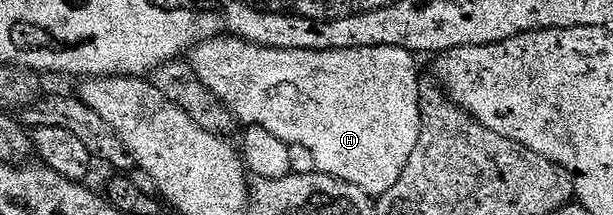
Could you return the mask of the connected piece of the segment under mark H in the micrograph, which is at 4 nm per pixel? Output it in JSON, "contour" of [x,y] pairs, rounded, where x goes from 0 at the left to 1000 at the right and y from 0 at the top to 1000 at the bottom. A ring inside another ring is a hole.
{"contour":[[[364,167],[346,177],[339,195],[315,219],[308,270],[312,307],[308,321],[316,358],[330,381],[344,451],[361,488],[364,474],[395,563],[396,591],[423,586],[431,595],[431,614],[444,614],[444,633],[463,651],[475,688],[486,693],[488,679],[489,693],[501,698],[507,744],[520,772],[514,777],[527,814],[586,865],[600,907],[630,902],[633,874],[639,874],[646,856],[646,837],[653,837],[682,665],[692,544],[692,516],[682,498],[682,288],[675,274],[680,265],[656,214],[576,214],[573,233],[450,233],[445,214],[421,214],[414,195],[400,195],[395,177]]]}

